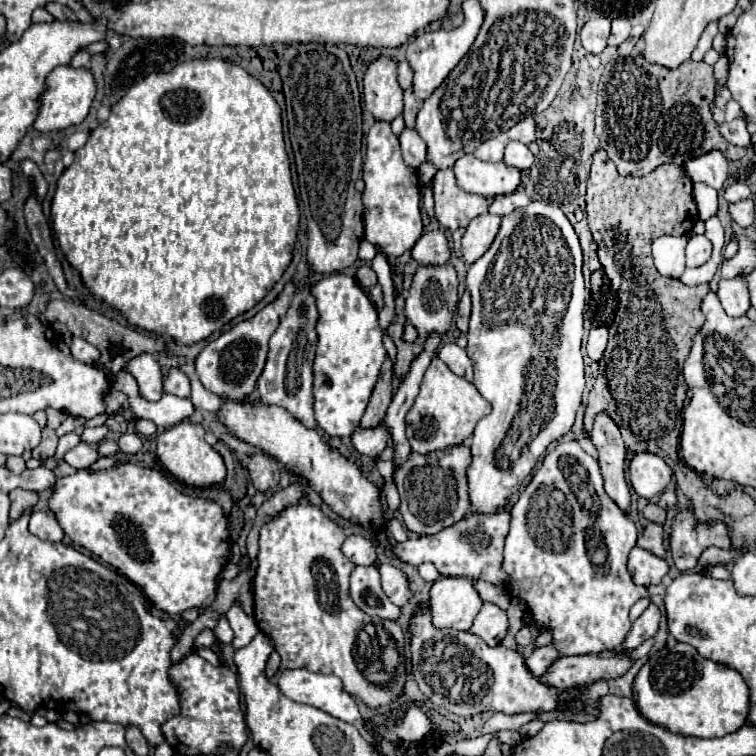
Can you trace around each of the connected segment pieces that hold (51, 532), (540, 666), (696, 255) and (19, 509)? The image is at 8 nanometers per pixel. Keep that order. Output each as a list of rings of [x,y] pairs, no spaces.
[[[32,512],[28,530],[40,540],[50,540],[50,542],[60,542],[64,536],[58,520],[50,512]]]
[[[550,644],[544,648],[536,648],[528,658],[526,658],[526,668],[530,668],[530,672],[534,672],[534,676],[542,676],[548,666],[558,658],[558,650]]]
[[[690,236],[686,244],[686,266],[702,266],[712,254],[712,242],[706,236]]]
[[[20,488],[8,492],[8,496],[10,496],[10,520],[16,520],[28,506],[34,506],[38,502],[36,492],[26,492]]]

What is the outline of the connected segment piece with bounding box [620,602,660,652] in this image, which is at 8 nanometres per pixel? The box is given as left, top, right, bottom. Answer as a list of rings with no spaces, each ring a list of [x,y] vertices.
[[[650,602],[650,606],[642,612],[642,616],[632,624],[632,630],[630,630],[630,634],[626,636],[626,640],[624,640],[624,644],[620,646],[620,650],[630,652],[630,650],[634,650],[636,646],[640,646],[646,638],[650,638],[650,636],[656,634],[658,624],[660,624],[660,610],[658,610],[656,604]]]

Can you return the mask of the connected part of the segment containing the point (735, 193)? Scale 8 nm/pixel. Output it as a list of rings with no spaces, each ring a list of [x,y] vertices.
[[[732,182],[724,190],[724,198],[728,202],[738,202],[738,200],[744,200],[744,198],[750,198],[750,196],[752,196],[752,192],[750,192],[750,188],[744,182]]]

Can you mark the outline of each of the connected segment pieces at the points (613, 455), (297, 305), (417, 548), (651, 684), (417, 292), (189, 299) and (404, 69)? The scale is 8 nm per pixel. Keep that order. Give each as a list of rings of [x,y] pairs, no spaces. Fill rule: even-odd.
[[[600,412],[594,420],[594,428],[590,432],[592,444],[598,450],[600,456],[600,468],[604,476],[604,488],[606,494],[624,510],[630,512],[630,490],[626,486],[624,478],[624,460],[626,460],[626,448],[620,436],[618,426],[606,412]]]
[[[302,290],[294,294],[294,300],[286,312],[286,316],[280,320],[278,330],[270,338],[270,354],[266,368],[258,380],[258,392],[260,402],[274,404],[286,408],[296,420],[300,420],[306,428],[318,428],[314,420],[314,408],[312,408],[312,360],[314,360],[314,348],[316,348],[316,300],[308,290]]]
[[[504,506],[498,514],[488,518],[482,514],[466,516],[434,536],[420,536],[420,538],[410,536],[406,542],[394,544],[390,554],[392,558],[412,566],[432,562],[442,576],[468,576],[486,580],[494,586],[504,586],[506,574],[502,572],[502,548],[504,538],[508,534],[508,526],[510,526],[510,512],[508,506]]]
[[[680,642],[648,658],[634,678],[632,692],[636,708],[646,720],[680,736],[726,736],[744,726],[750,708],[750,690],[736,670],[702,658],[690,644]]]
[[[452,264],[420,266],[418,272],[414,274],[412,288],[410,288],[410,298],[406,300],[406,306],[404,306],[406,318],[410,320],[410,324],[418,332],[416,342],[426,340],[434,332],[444,336],[448,332],[450,324],[452,324],[456,306],[458,306],[458,278],[456,278],[454,266]]]
[[[226,60],[184,62],[172,72],[154,72],[142,82],[134,84],[128,94],[112,106],[108,120],[90,132],[88,142],[76,150],[74,162],[58,178],[58,188],[52,200],[52,228],[58,244],[70,266],[80,274],[82,284],[90,290],[90,294],[96,300],[102,300],[108,306],[116,308],[132,326],[160,336],[168,334],[172,340],[184,346],[202,342],[212,332],[222,330],[224,324],[254,308],[272,290],[272,286],[282,278],[284,270],[292,262],[298,220],[300,210],[282,136],[280,108],[260,80],[250,76],[244,68]]]
[[[406,60],[398,64],[398,82],[400,82],[402,90],[406,90],[406,88],[412,86],[412,70],[410,70],[410,66],[408,66]]]

